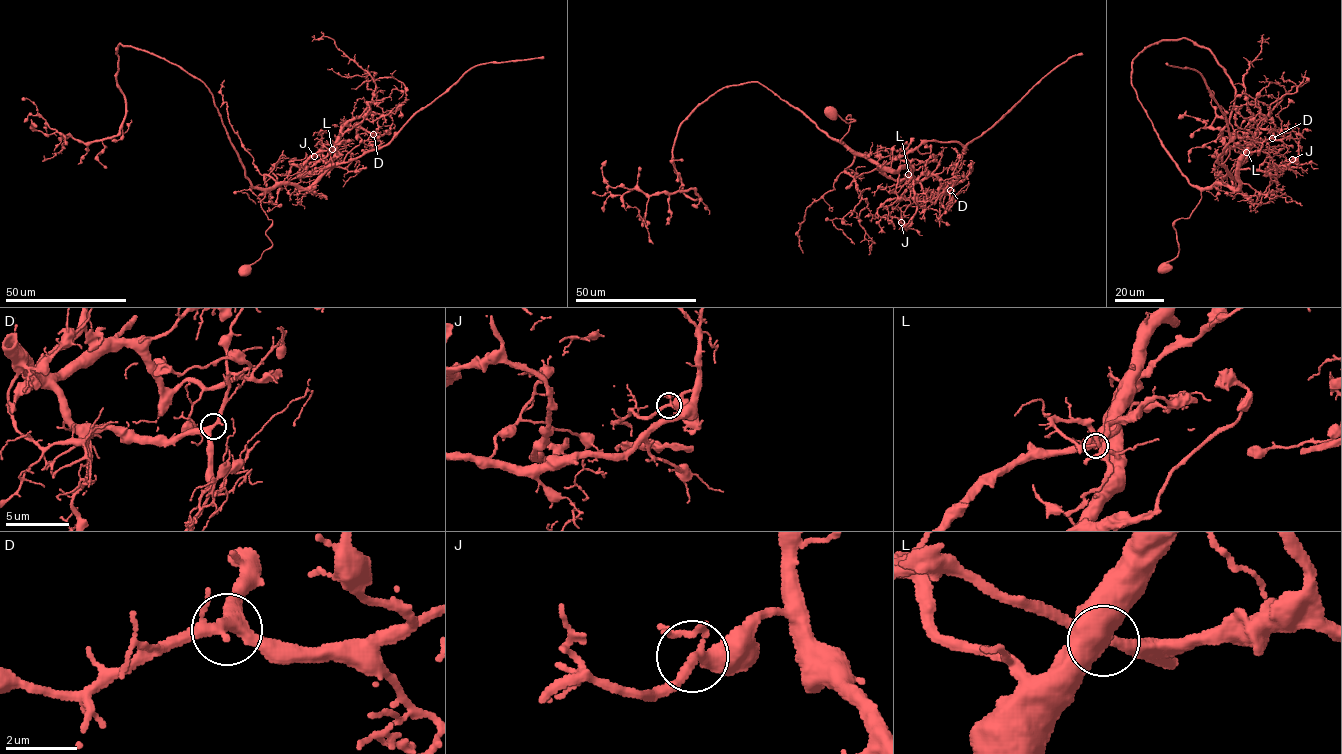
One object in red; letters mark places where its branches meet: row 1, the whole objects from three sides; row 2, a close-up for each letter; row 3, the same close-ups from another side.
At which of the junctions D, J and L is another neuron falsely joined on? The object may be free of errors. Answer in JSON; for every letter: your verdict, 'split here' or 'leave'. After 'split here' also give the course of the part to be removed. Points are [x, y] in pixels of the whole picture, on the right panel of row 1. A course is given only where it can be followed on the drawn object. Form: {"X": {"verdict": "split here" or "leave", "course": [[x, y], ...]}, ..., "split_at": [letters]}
{"D": {"verdict": "leave"}, "J": {"verdict": "leave"}, "L": {"verdict": "split here", "course": [[1247, 151], [1250, 154], [1233, 177], [1217, 160], [1230, 139], [1229, 127], [1206, 81], [1197, 70], [1166, 63]]}, "split_at": ["L"]}

